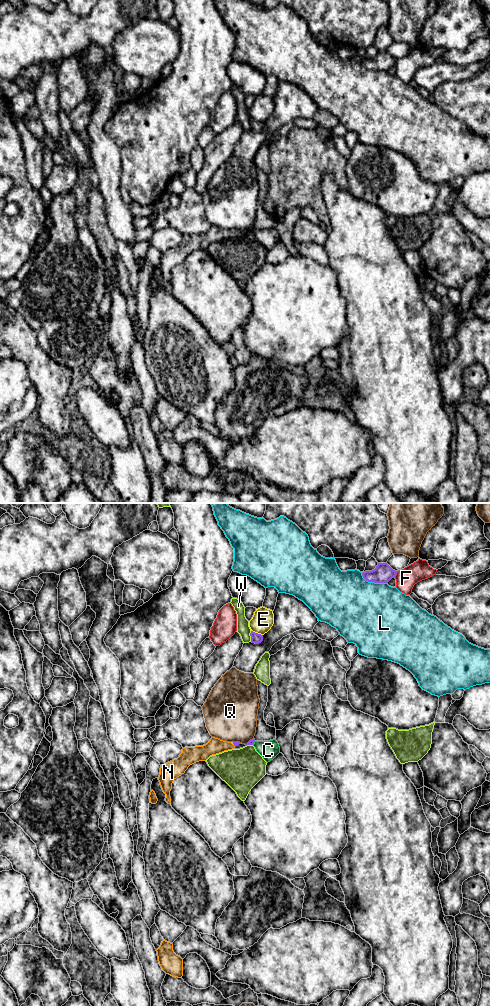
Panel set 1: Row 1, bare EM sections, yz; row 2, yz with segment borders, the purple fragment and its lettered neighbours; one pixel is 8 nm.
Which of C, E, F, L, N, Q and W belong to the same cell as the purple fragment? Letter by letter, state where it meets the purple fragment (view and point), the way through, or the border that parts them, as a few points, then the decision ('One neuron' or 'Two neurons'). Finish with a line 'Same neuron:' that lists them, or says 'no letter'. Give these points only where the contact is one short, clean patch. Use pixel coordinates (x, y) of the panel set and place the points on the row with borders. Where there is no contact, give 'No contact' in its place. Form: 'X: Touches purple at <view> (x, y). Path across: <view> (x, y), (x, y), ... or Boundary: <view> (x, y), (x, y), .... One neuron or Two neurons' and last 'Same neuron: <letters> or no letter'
C: Touches purple at yz (253, 743). Boundary: yz (255, 741), (252, 744). Two neurons
E: Touches purple at yz (257, 633). Two neurons
F: Touches purple at yz (395, 574). Two neurons
L: Touches purple at yz (373, 581). Two neurons
N: Touches purple at yz (234, 745). Path across: yz (235, 743), (234, 745), (215, 746). One neuron
Q: Touches purple at yz (250, 740). Two neurons
W: Touches purple at yz (250, 635). Two neurons
Same neuron: N

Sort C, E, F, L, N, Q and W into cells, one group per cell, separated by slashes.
C / E / F / L / N / Q / W

